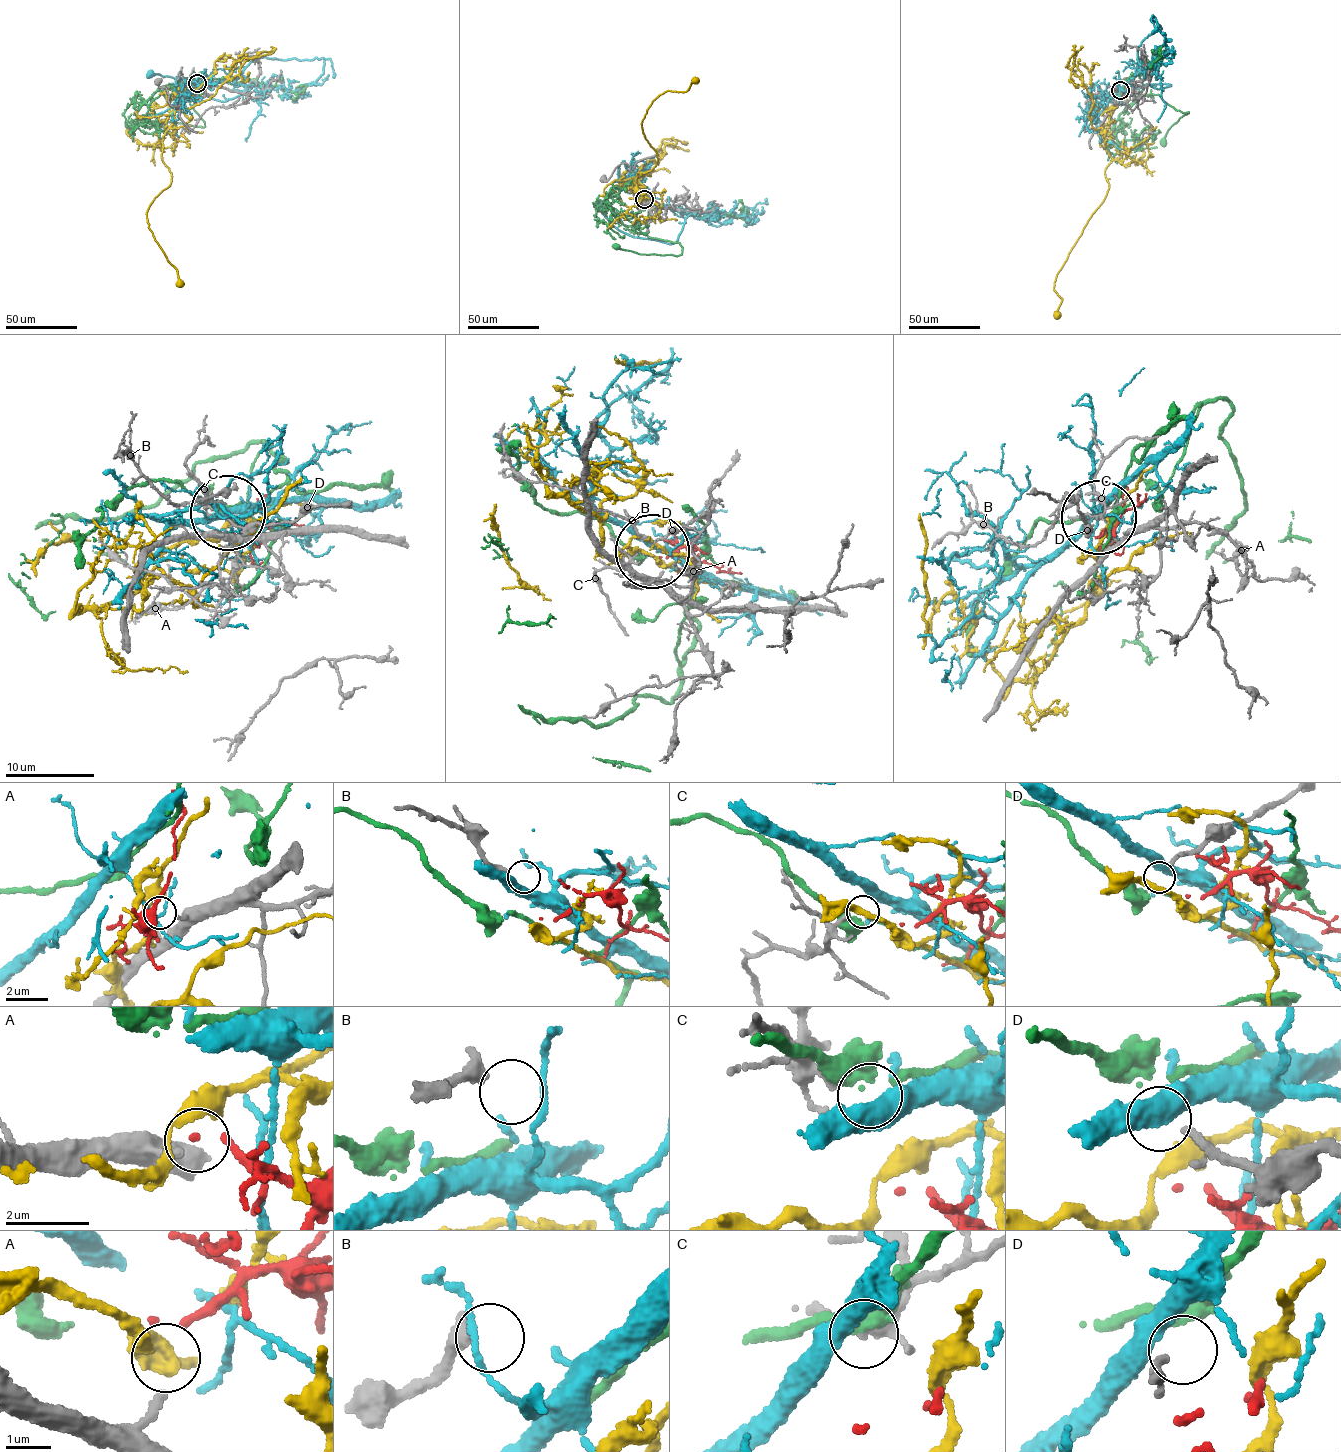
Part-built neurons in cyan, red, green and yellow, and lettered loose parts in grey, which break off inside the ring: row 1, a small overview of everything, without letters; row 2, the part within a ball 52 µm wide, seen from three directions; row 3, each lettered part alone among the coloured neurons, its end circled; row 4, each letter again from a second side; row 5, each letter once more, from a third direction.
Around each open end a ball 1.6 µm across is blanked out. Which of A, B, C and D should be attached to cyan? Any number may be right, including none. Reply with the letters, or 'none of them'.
C

